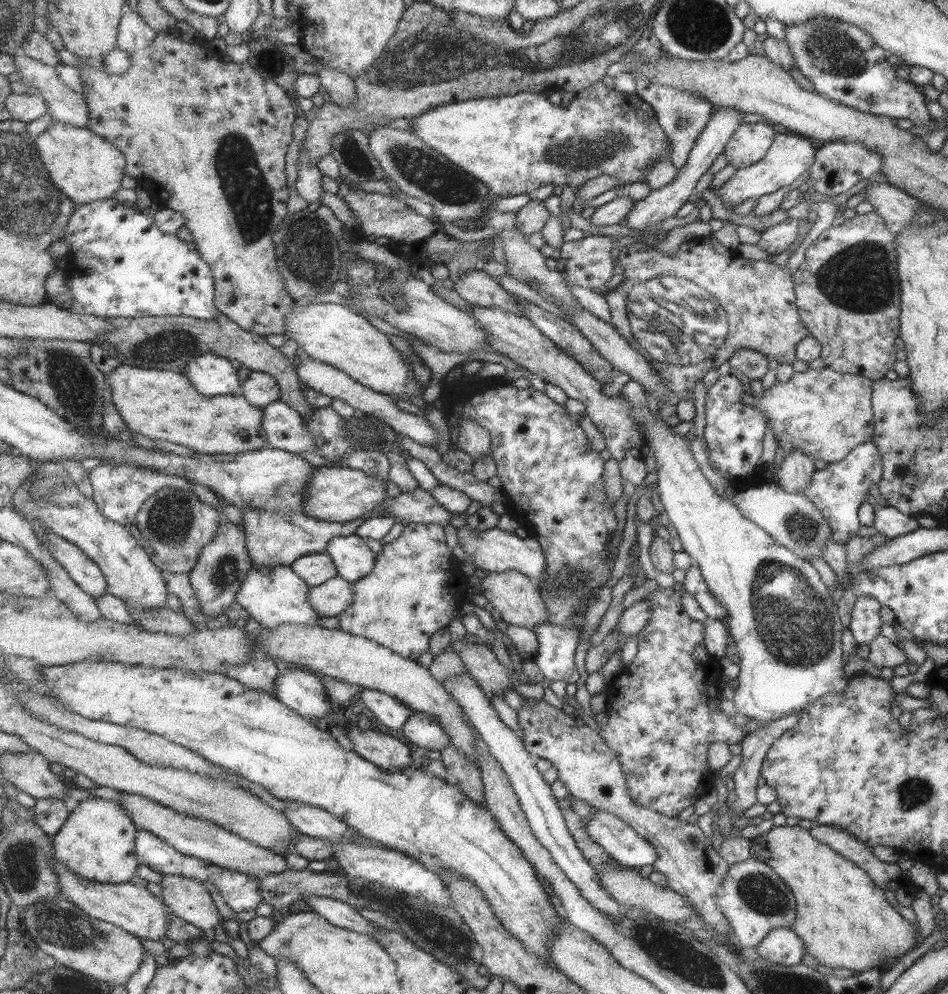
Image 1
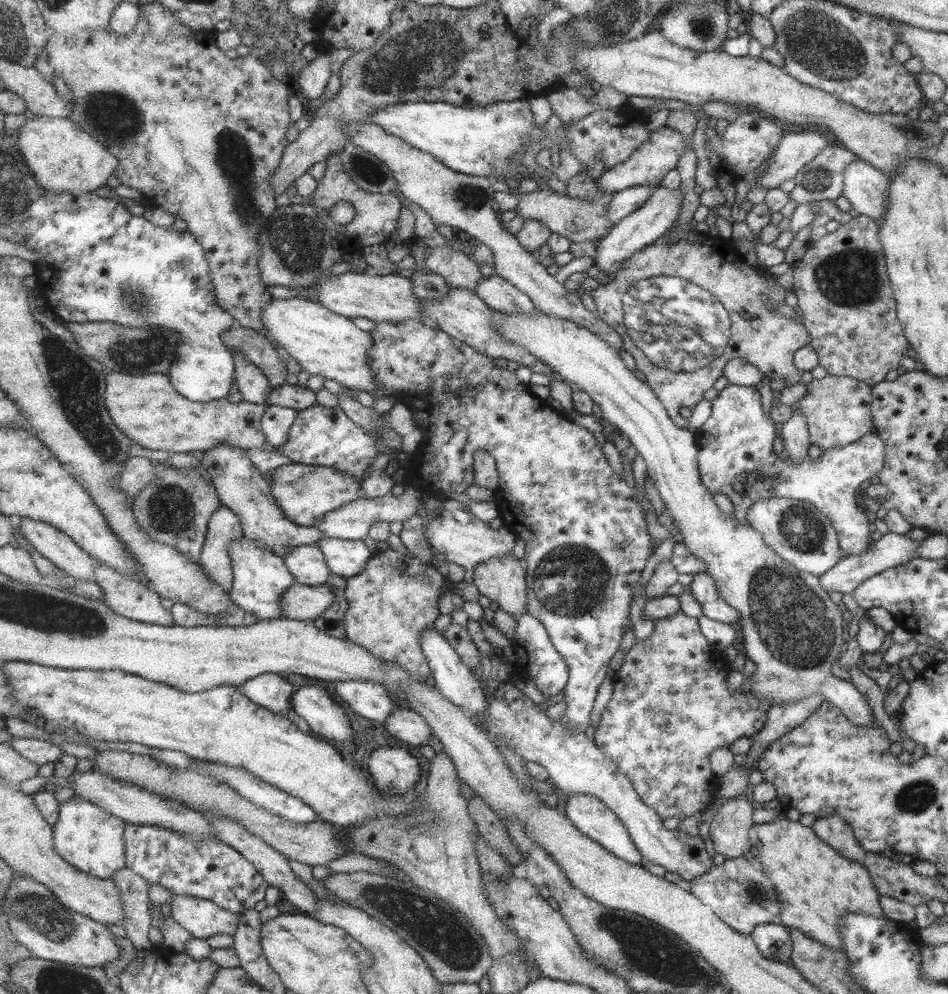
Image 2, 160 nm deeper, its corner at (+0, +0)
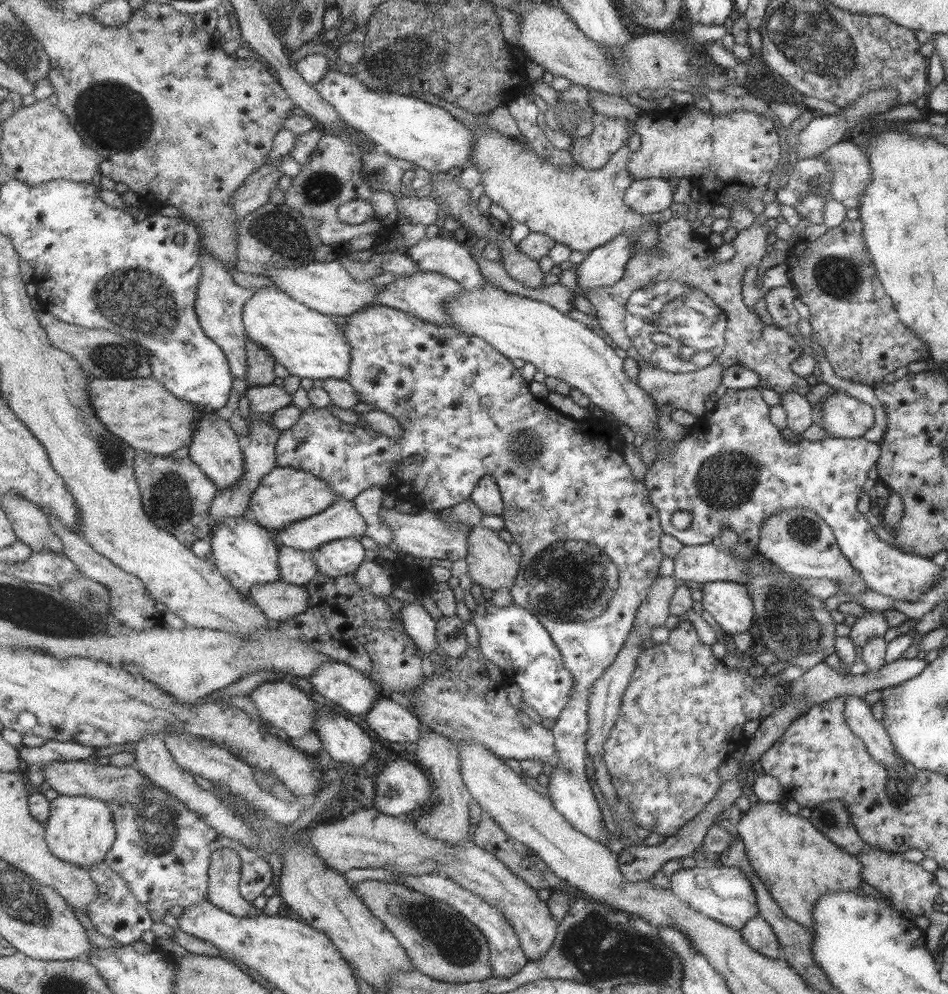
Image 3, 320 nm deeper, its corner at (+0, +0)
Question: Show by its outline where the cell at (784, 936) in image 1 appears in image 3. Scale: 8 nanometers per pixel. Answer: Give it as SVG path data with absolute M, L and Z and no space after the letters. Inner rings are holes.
M759 915L752 916L738 931L749 948L773 959L781 956L775 933L768 921L764 921Z

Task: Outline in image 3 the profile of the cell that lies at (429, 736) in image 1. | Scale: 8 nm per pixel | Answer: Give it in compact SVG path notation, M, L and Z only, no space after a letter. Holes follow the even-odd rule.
M381 694L366 714L368 726L381 738L391 742L417 743L423 732L420 718L408 707L403 707Z

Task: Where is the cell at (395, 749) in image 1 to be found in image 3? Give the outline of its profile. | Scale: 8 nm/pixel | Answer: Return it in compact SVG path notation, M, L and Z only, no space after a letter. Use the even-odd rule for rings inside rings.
M411 761L391 762L379 774L379 790L374 804L379 812L402 818L409 812L431 804L433 786L421 768Z

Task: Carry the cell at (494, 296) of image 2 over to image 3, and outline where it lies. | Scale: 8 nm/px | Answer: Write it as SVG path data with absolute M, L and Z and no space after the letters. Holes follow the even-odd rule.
M441 236L424 237L405 253L423 271L440 273L453 278L467 291L489 284L469 247L463 246L463 242L455 239L446 240Z

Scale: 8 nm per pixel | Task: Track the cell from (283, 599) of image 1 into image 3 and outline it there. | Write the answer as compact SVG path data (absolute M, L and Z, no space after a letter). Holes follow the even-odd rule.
M225 517L218 520L212 538L212 559L218 569L248 597L253 585L267 584L280 580L280 547L273 540L271 531L257 521L251 522L243 517Z

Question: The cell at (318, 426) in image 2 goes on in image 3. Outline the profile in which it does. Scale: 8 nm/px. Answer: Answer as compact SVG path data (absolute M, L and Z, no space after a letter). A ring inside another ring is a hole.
M369 305L361 308L348 316L347 322L342 326L342 331L351 347L351 366L347 380L354 386L358 392L360 400L365 404L373 406L373 410L383 411L390 417L393 417L402 427L402 435L398 439L393 436L385 436L385 432L377 432L369 427L362 428L355 424L342 422L333 417L328 409L317 409L313 404L301 411L301 419L293 428L282 431L279 439L276 455L278 464L283 467L293 467L305 472L312 472L321 480L324 480L334 490L337 498L347 501L354 501L363 491L369 490L373 486L381 486L385 490L396 496L396 500L412 502L420 510L439 510L450 509L466 500L472 498L473 491L479 486L485 476L494 476L495 482L499 485L503 497L503 530L508 530L512 535L513 542L516 542L522 551L520 561L520 571L515 579L515 587L509 590L513 598L513 603L525 608L535 614L541 624L547 629L553 644L556 644L557 652L564 662L564 667L573 677L573 688L571 688L568 702L561 715L556 718L552 726L553 751L557 755L558 766L553 768L548 784L548 799L552 801L553 808L560 812L560 815L572 825L574 829L584 833L585 836L592 838L606 846L606 833L604 832L601 813L591 786L585 777L585 752L587 750L587 732L588 732L588 692L593 686L593 682L603 676L605 668L616 659L617 652L621 650L621 644L625 642L627 634L633 627L633 618L637 612L637 606L645 600L649 587L659 578L659 562L663 554L659 552L659 536L663 531L660 524L658 510L650 501L648 490L637 482L627 464L623 460L607 460L609 456L605 454L621 454L619 450L583 450L585 444L589 444L589 438L599 438L601 434L591 434L587 436L587 426L589 430L603 430L602 422L597 422L596 418L590 417L582 420L571 420L565 416L559 416L557 422L553 422L553 410L545 408L539 398L531 394L529 381L523 378L521 367L513 366L513 362L507 356L503 356L492 344L483 340L479 336L466 334L458 327L436 325L421 320L408 312L403 312L396 308L389 308L383 305Z

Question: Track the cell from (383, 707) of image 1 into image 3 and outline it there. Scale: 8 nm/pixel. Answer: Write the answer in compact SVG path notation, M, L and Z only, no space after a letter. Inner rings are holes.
M335 660L323 663L309 682L317 693L332 701L346 714L367 714L383 694L365 673Z

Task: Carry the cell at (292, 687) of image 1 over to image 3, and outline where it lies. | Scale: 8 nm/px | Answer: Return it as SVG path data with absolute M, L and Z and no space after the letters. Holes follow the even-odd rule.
M320 707L316 715L318 738L331 759L351 764L355 768L361 768L373 759L371 755L375 752L375 744L371 736L367 736L367 732L350 720L346 713L339 713L338 718L332 719L330 711Z

